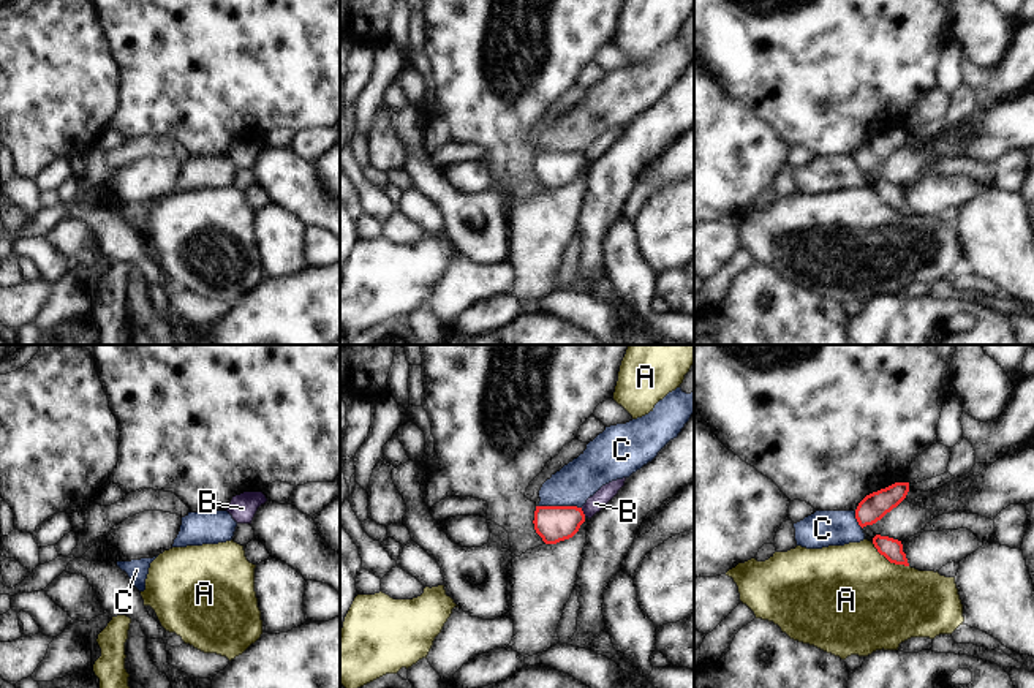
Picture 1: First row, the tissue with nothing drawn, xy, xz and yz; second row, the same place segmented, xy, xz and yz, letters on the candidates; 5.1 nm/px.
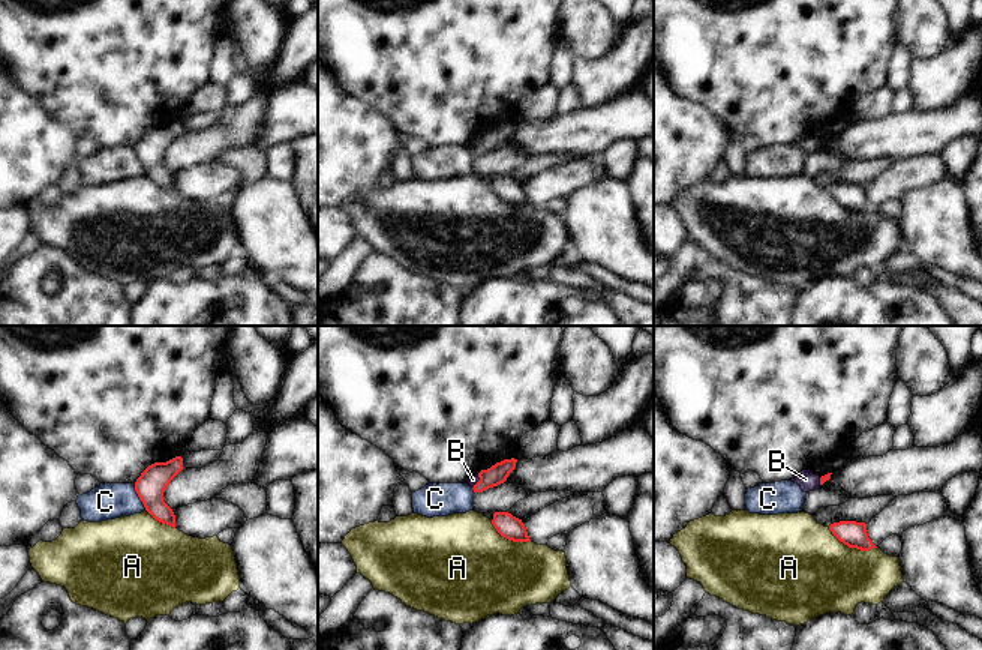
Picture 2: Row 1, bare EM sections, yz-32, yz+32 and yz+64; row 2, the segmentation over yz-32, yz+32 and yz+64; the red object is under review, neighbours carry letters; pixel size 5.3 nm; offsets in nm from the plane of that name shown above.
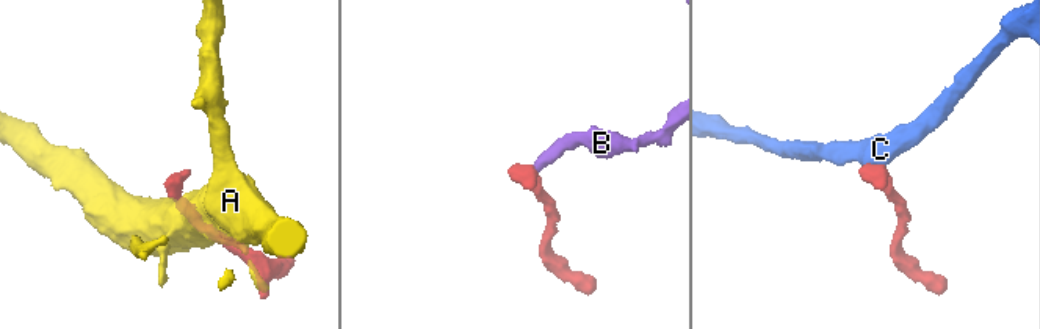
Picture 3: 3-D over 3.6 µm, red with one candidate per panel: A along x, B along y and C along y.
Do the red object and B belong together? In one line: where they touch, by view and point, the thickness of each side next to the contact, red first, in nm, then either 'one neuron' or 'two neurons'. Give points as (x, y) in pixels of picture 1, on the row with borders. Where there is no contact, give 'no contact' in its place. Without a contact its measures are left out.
contact xz (582, 513); calibres 190 and 90 nm; two neurons

